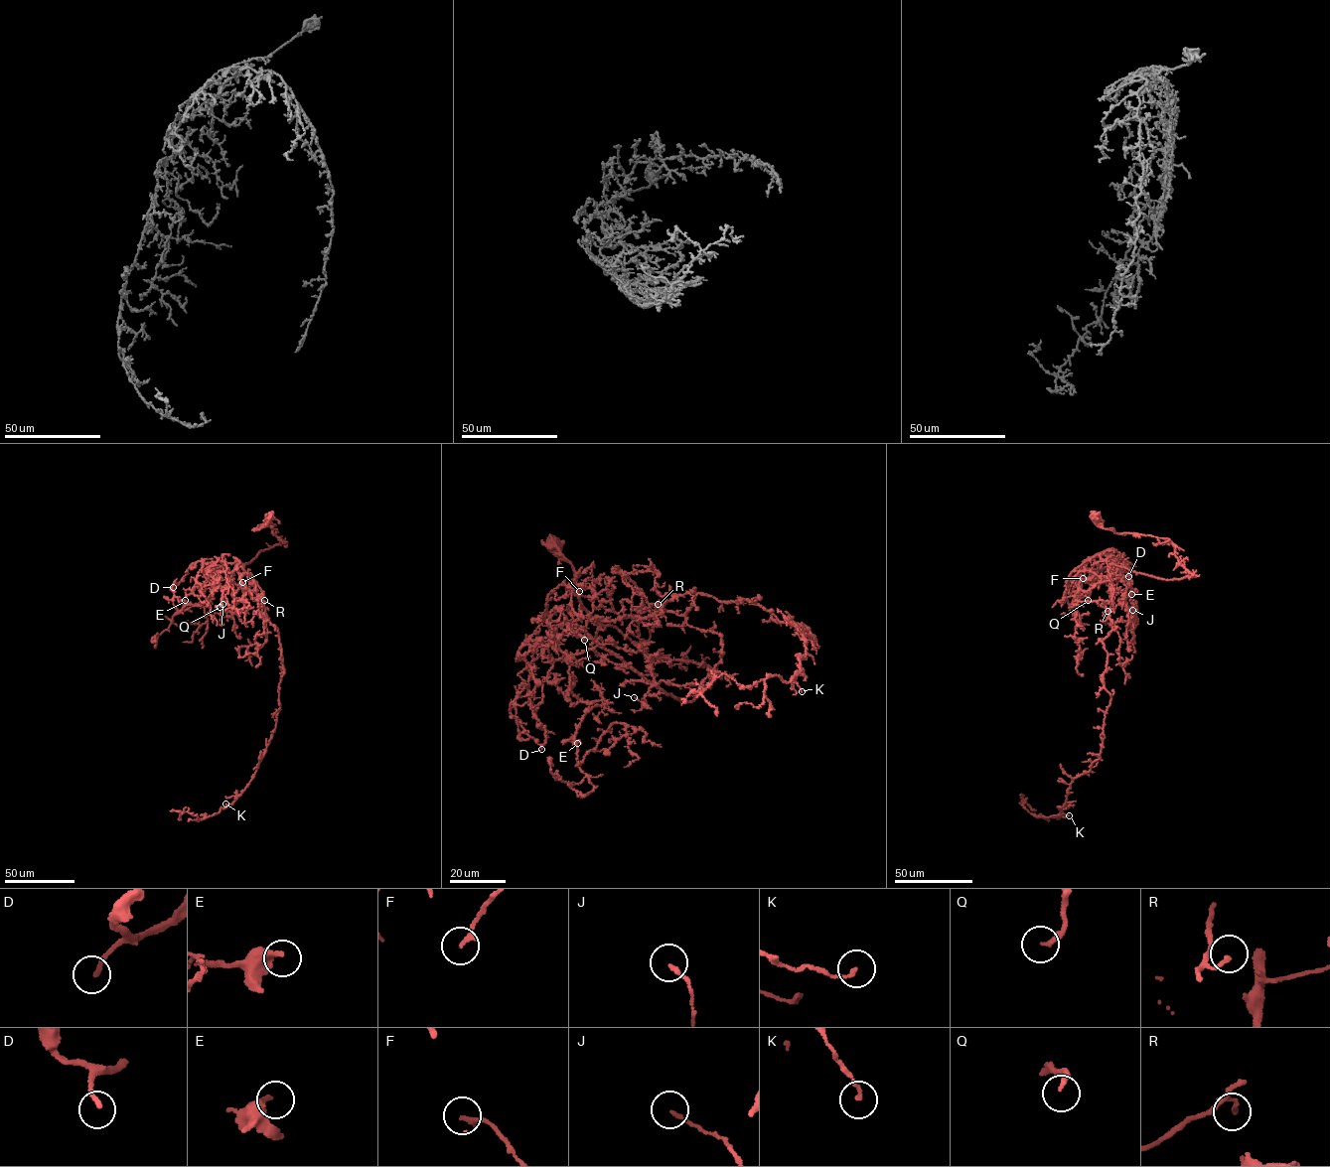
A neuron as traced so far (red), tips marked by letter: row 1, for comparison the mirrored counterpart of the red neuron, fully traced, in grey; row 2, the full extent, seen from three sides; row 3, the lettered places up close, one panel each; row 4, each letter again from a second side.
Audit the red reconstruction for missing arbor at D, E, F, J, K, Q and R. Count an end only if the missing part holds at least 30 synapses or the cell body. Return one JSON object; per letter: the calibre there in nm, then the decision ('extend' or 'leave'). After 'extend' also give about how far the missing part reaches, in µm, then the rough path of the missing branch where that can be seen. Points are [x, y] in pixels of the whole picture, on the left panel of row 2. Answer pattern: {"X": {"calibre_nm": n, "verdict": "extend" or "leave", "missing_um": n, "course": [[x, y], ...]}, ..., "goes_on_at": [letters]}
{"D": {"calibre_nm": 160, "verdict": "extend", "missing_um": 45, "course": [[173, 587], [158, 606], [163, 622]]}, "E": {"calibre_nm": 240, "verdict": "extend", "missing_um": 20, "course": [[185, 600], [189, 591], [200, 588]]}, "F": {"calibre_nm": 180, "verdict": "leave"}, "J": {"calibre_nm": 140, "verdict": "leave"}, "K": {"calibre_nm": 140, "verdict": "leave"}, "Q": {"calibre_nm": 190, "verdict": "extend", "missing_um": 30, "course": [[220, 607], [200, 609], [204, 616], [208, 615]]}, "R": {"calibre_nm": 160, "verdict": "leave"}, "goes_on_at": ["D", "E", "Q"]}

